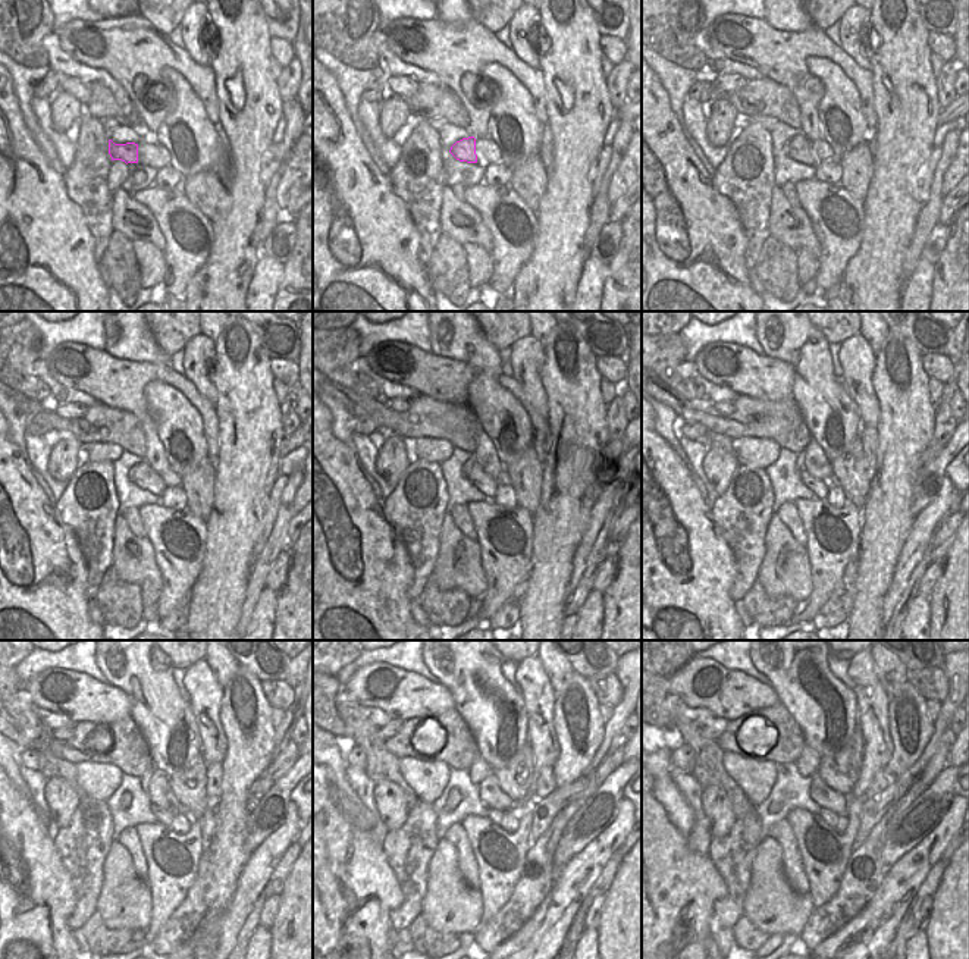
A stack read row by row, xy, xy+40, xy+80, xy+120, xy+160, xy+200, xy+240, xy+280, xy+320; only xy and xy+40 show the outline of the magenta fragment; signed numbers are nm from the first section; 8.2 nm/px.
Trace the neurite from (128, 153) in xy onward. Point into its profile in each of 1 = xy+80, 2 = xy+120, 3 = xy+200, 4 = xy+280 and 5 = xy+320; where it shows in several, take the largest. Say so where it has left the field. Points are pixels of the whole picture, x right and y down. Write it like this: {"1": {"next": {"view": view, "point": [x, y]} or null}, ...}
{"1": {"next": {"view": "xy+80", "point": [799, 149]}}, "2": {"next": {"view": "xy+120", "point": [141, 475]}}, "3": {"next": {"view": "xy+200", "point": [819, 488]}}, "4": {"next": {"view": "xy+280", "point": [495, 815]}}, "5": {"next": {"view": "xy+320", "point": [830, 817]}}}

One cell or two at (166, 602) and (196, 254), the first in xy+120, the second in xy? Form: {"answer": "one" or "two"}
{"answer": "one"}

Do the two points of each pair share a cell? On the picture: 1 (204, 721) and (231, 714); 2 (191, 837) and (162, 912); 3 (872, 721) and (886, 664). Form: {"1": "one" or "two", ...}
{"1": "two", "2": "one", "3": "two"}

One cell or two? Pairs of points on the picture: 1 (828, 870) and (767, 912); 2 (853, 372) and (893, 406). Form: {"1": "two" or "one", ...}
{"1": "two", "2": "two"}

